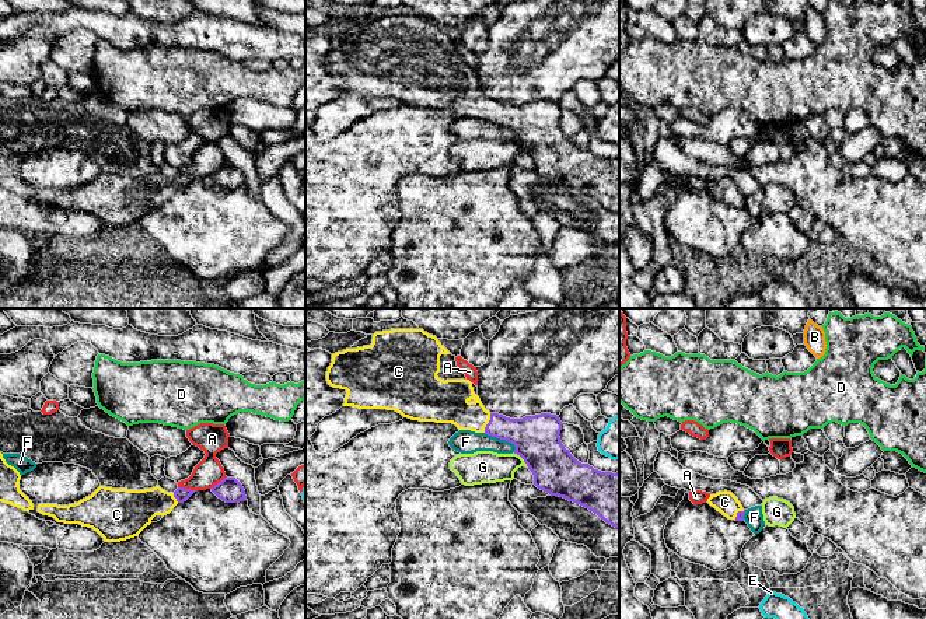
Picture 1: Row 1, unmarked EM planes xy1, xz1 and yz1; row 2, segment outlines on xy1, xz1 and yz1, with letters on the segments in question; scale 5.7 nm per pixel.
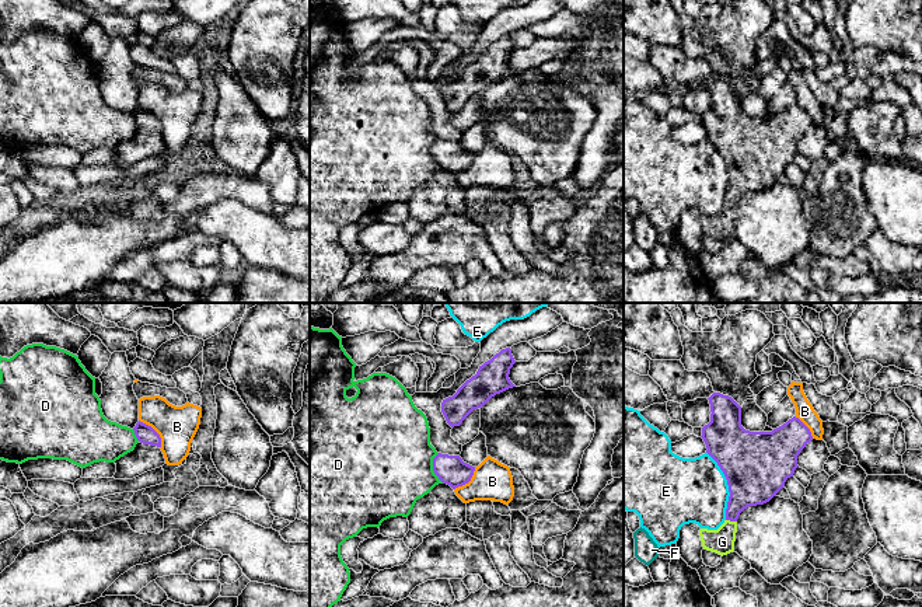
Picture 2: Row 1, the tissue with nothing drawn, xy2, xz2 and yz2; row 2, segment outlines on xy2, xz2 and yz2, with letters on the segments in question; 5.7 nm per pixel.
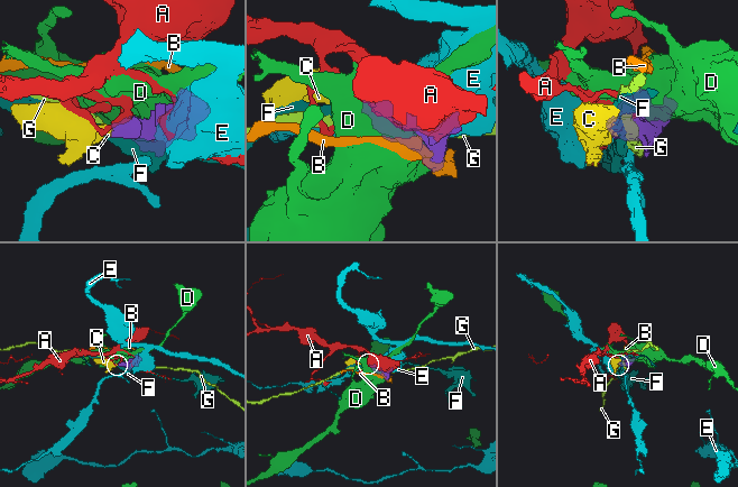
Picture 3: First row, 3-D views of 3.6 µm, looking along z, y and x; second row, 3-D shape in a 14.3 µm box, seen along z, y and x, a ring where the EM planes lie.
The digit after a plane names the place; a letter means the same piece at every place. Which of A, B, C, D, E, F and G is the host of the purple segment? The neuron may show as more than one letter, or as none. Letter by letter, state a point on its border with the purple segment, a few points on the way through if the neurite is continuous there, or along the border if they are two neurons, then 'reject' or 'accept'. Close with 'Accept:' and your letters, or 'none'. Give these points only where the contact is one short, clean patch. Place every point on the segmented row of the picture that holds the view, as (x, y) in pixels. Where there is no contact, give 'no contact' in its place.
A: xy1 (187, 489) | reject
B: xy2 (156, 432) | along xy2 (139, 419), (159, 435), (160, 447) | reject
C: xz1 (488, 423) | across xz1 (530, 434), (488, 423), (461, 413), (450, 404) | accept
D: xz2 (433, 468) | reject
E: yz2 (727, 484) | reject
F: xz1 (502, 439) | along xz1 (484, 433), (507, 440), (514, 447), (514, 451) | reject
G: xz1 (521, 457) | reject
Accept: C

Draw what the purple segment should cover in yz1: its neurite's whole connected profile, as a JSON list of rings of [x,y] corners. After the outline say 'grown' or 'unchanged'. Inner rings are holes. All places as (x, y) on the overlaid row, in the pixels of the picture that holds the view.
[[[724,490],[710,494],[707,503],[728,520],[744,521],[745,510],[731,492]]] | grown

